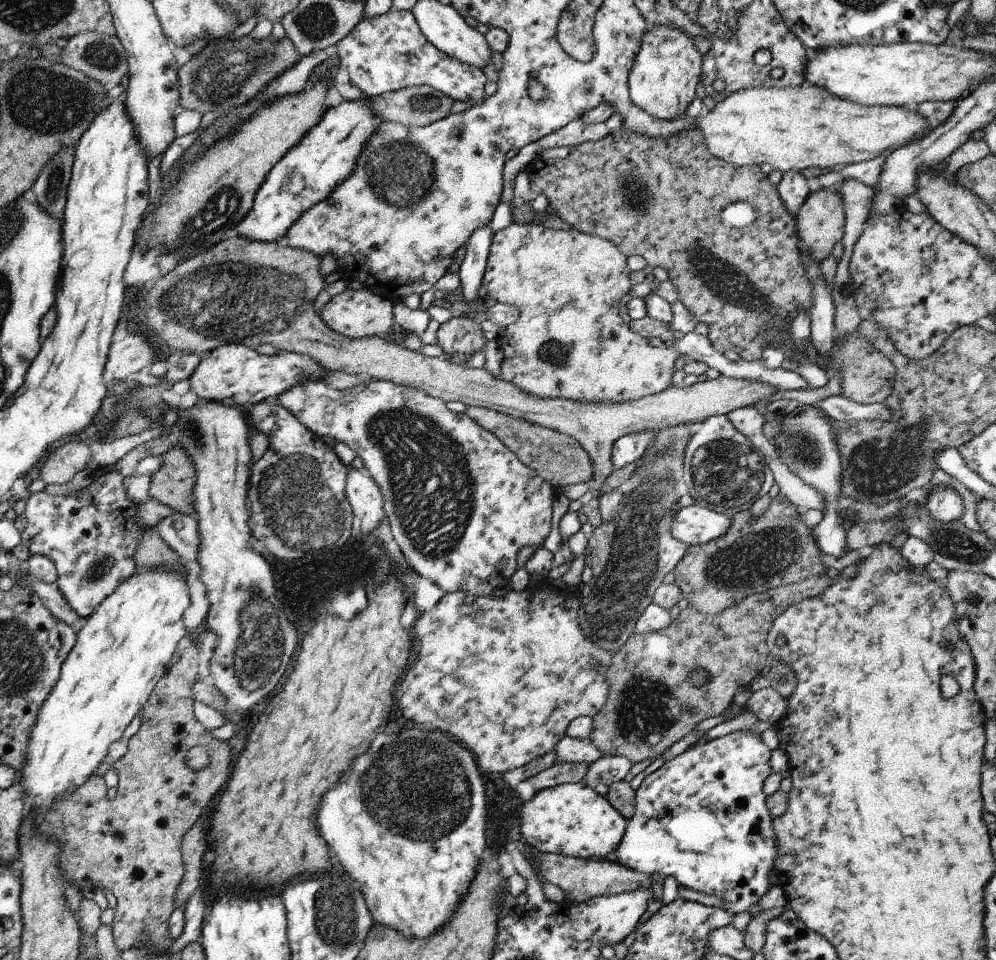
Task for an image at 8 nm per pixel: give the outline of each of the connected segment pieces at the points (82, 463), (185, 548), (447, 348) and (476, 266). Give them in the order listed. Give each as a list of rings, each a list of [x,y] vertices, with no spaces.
[[[70,441],[48,454],[38,479],[48,484],[66,484],[92,460],[92,450],[85,442]]]
[[[175,512],[166,516],[162,522],[158,522],[153,529],[181,559],[197,562],[200,534],[198,534],[198,520],[195,515]]]
[[[471,316],[452,317],[448,322],[441,324],[437,331],[438,346],[442,348],[443,358],[452,364],[466,365],[469,358],[484,350],[486,339],[482,332],[482,327]]]
[[[490,226],[478,228],[465,244],[466,255],[459,268],[459,290],[466,303],[472,304],[478,300],[478,289],[482,286],[487,267],[487,258],[493,241],[494,232]]]

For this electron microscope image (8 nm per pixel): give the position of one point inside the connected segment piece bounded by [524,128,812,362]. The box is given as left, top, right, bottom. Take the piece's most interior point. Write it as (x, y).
(642, 194)

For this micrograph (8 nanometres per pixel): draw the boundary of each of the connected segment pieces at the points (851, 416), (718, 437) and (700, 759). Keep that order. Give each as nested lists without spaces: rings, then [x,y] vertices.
[[[830,396],[813,404],[824,410],[834,421],[870,420],[881,417],[884,422],[892,418],[892,412],[883,403],[863,405],[852,402],[843,396]]]
[[[716,415],[704,420],[700,430],[690,438],[690,442],[685,449],[684,466],[686,470],[682,478],[689,488],[689,494],[694,499],[695,504],[703,505],[731,518],[734,514],[749,510],[758,498],[767,495],[770,491],[775,481],[772,470],[768,465],[749,438],[746,438],[734,426],[726,418],[726,415]]]
[[[742,730],[734,731],[711,742],[702,742],[702,744],[689,746],[682,754],[666,761],[662,767],[647,775],[639,788],[635,790],[635,811],[632,818],[627,820],[624,838],[622,838],[622,842],[616,849],[616,856],[618,856],[616,862],[626,866],[626,868],[632,868],[636,872],[642,872],[642,874],[648,874],[649,876],[652,876],[652,874],[672,876],[672,878],[678,880],[680,885],[686,888],[718,896],[722,900],[723,908],[728,910],[728,914],[736,915],[740,912],[750,912],[752,914],[751,918],[756,918],[761,912],[756,908],[758,900],[770,888],[770,874],[772,874],[772,871],[775,871],[774,862],[776,862],[776,854],[778,854],[776,834],[774,834],[774,829],[772,828],[773,818],[770,816],[770,812],[768,812],[768,806],[766,806],[767,796],[764,794],[764,780],[772,772],[772,768],[770,768],[770,753],[770,748],[764,744],[758,734],[754,734],[754,731]]]

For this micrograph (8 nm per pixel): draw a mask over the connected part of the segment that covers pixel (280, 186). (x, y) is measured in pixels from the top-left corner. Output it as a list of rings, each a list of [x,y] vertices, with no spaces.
[[[368,98],[343,101],[331,107],[310,132],[271,170],[262,188],[256,193],[255,202],[243,221],[236,226],[240,236],[262,242],[282,242],[291,226],[312,206],[328,197],[355,173],[359,158],[371,138],[379,132],[380,112]]]

